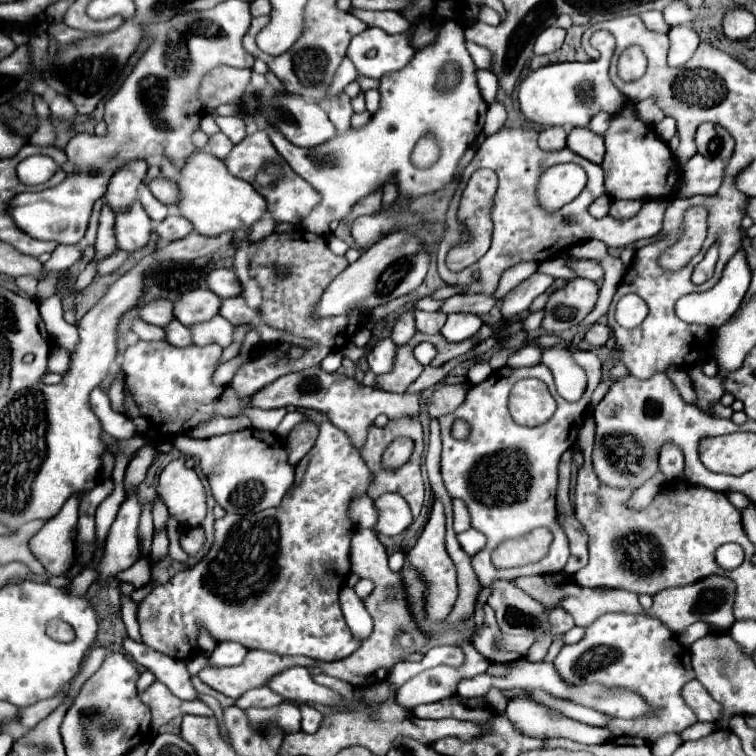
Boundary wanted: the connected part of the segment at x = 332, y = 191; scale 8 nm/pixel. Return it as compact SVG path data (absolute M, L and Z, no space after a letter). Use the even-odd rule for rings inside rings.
M457 22L441 24L437 40L429 48L417 50L413 60L401 68L401 72L383 76L379 80L381 108L361 130L337 134L327 144L309 150L291 144L275 128L265 128L269 140L285 162L321 194L321 204L317 204L313 214L301 222L303 228L319 236L327 234L331 220L343 220L359 198L367 196L375 188L381 188L387 178L397 176L401 194L409 198L435 192L453 180L461 156L483 132L487 112L487 102L477 86L477 68L465 48L463 30L465 28ZM447 60L459 62L463 74L455 88L441 92L435 88L435 82L441 66ZM427 132L433 132L437 138L441 138L441 158L435 164L435 170L419 170L411 164L411 150Z

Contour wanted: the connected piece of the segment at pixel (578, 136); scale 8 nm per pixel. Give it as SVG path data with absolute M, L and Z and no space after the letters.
M573 128L567 138L567 148L575 154L587 158L593 164L601 164L605 156L605 140L603 136L597 136L589 128Z

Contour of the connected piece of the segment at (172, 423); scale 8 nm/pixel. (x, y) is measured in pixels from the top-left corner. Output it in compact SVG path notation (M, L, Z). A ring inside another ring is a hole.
M139 342L135 346L129 346L125 350L125 360L123 360L123 372L125 372L125 404L123 404L123 414L135 424L137 434L143 436L151 444L161 444L161 442L171 442L175 436L187 434L191 428L197 424L213 418L213 416L239 416L243 410L251 408L251 396L239 398L235 390L229 386L215 386L213 384L213 374L219 366L221 360L221 346L209 344L209 346L187 346L187 348L177 348L171 346L169 342Z

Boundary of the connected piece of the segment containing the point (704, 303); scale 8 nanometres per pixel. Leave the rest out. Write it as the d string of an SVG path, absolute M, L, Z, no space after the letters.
M741 248L725 266L723 270L723 278L707 292L701 294L687 294L677 302L677 316L689 324L705 324L711 330L717 330L723 322L729 320L729 316L733 316L737 312L737 308L741 306L747 288L751 282L751 268L747 264L747 256L745 250Z

